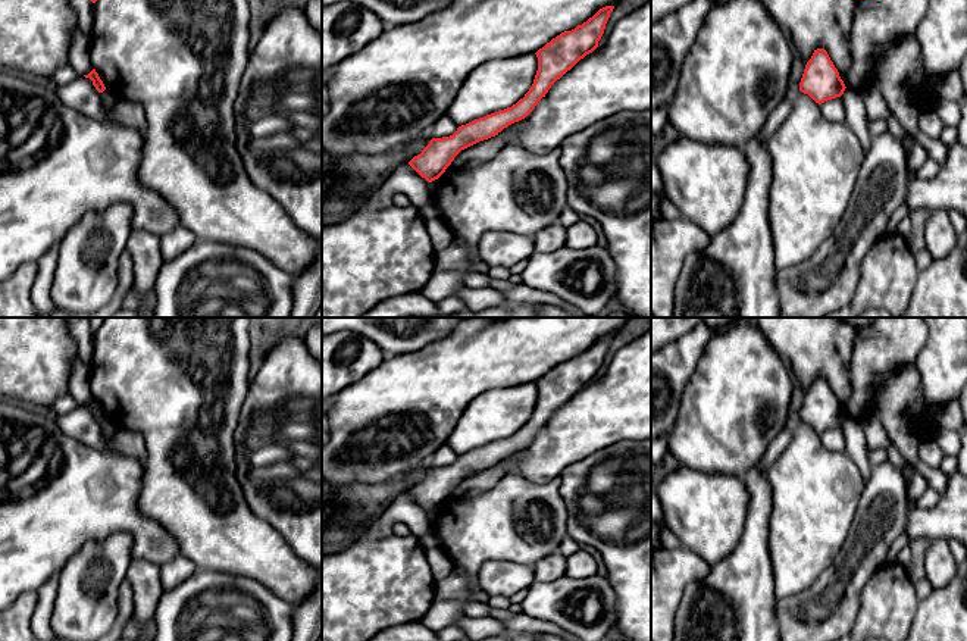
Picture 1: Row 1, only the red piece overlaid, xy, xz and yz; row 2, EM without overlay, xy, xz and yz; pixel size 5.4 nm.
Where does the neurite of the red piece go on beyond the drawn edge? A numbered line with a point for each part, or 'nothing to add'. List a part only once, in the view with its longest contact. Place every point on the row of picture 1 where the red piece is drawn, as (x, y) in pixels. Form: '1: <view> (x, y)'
nothing to add

